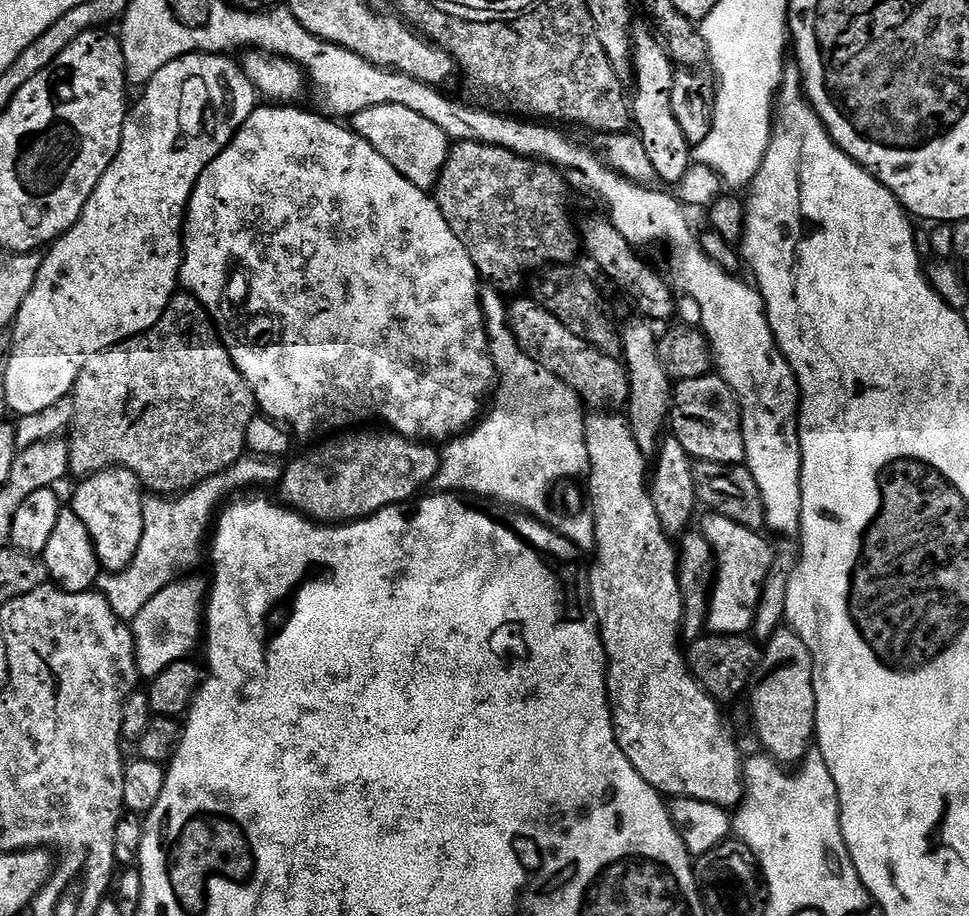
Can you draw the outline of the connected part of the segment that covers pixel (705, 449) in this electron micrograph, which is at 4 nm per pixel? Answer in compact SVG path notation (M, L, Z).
M719 374L681 380L675 385L670 405L670 432L693 461L745 463L744 422L740 418L740 403L731 386Z

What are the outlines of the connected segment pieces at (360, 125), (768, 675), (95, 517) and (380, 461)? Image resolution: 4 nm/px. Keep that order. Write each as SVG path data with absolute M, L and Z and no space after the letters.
M379 104L351 117L350 127L363 140L370 142L370 146L374 146L374 150L378 150L378 154L382 154L382 158L402 174L402 178L414 182L414 186L419 188L435 189L440 172L448 161L450 141L438 126L434 126L434 122L430 122L430 118L422 118L422 114L415 110L406 110L406 106Z
M791 630L775 632L763 645L760 667L756 669L749 687L750 712L756 734L763 748L777 763L792 766L801 763L808 754L815 737L817 696L814 694L814 666L812 651L802 642L802 638Z
M108 468L105 472L83 477L77 484L80 485L72 496L71 511L82 518L82 526L86 526L90 534L101 569L108 574L120 573L130 566L142 540L143 504L146 496L141 482L130 470Z
M348 430L343 434L333 435L331 438L325 439L323 442L317 443L309 452L301 454L297 460L287 461L284 469L284 477L280 480L278 485L278 491L280 491L279 499L283 501L287 507L311 518L316 522L323 522L328 526L339 526L345 522L351 522L354 520L363 520L366 516L373 516L375 512L381 512L383 508L389 508L395 504L403 504L411 501L413 497L417 495L427 484L431 485L436 479L438 474L438 466L440 465L440 452L437 451L431 443L417 442L415 439L407 436L399 436L396 432L391 430L383 430L384 432L364 432L368 430Z

